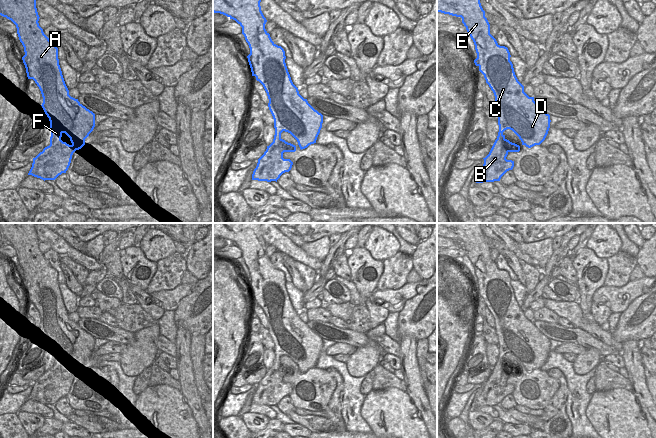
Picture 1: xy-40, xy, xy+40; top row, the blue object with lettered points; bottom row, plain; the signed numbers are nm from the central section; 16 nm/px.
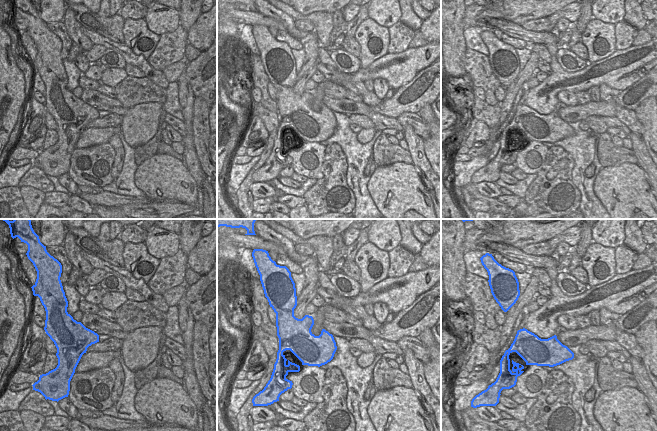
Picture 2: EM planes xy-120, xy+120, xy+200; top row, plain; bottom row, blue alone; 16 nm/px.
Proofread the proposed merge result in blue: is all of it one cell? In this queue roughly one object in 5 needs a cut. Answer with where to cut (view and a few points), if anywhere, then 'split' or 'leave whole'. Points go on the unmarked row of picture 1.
no cut; leave whole

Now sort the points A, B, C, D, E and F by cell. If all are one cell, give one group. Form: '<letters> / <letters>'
A B C D E F

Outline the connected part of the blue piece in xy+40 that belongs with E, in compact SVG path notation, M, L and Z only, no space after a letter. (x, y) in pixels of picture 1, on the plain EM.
M437 223L437 236L462 242L462 247L475 269L477 282L474 287L479 291L479 295L494 317L499 356L489 378L483 382L484 388L476 400L476 407L500 405L501 401L514 391L514 385L506 383L508 377L520 375L520 370L507 364L503 356L507 353L512 354L519 361L522 369L528 372L540 369L548 358L550 339L538 330L534 321L529 321L524 316L524 310L515 299L508 272L500 270L490 258L490 248L485 241L480 223Z

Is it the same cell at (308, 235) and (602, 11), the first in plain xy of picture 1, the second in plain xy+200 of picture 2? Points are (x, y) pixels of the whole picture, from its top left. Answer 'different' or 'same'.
different

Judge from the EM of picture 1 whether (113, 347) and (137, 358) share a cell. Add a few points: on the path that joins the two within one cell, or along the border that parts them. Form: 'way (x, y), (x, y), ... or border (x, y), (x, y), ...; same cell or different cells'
border (127, 345), (121, 354); different cells

